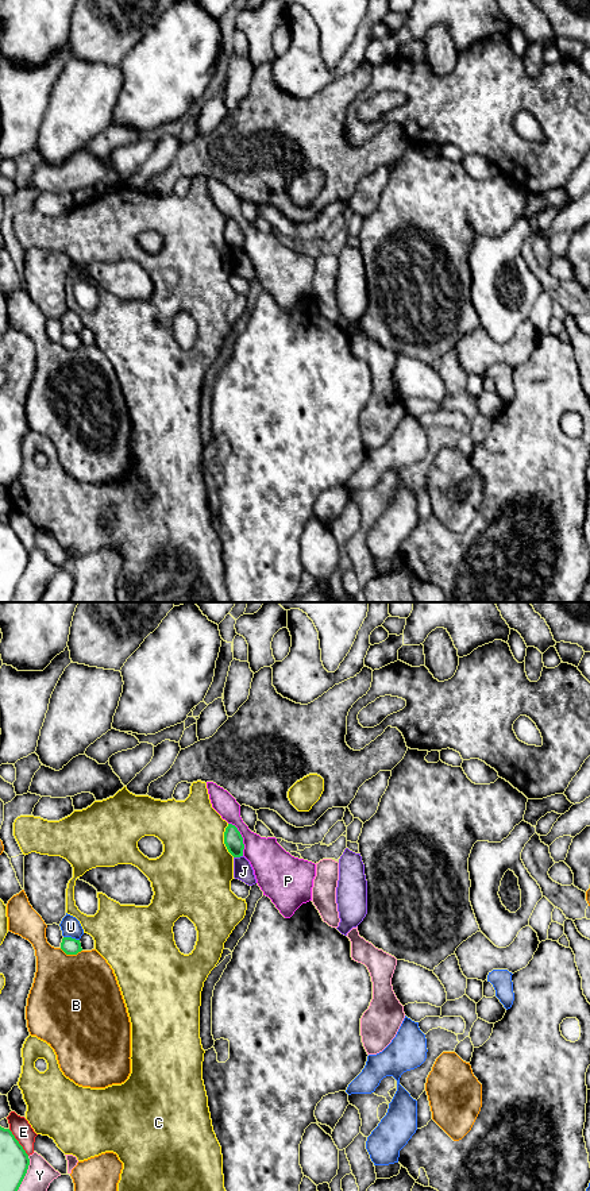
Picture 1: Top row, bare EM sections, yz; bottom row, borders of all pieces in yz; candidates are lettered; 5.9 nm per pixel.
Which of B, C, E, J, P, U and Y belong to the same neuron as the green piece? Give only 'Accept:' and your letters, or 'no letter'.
Accept: no letter

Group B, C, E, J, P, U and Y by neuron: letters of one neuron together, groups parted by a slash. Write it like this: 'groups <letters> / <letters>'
groups B / C / E / J / P / U / Y

